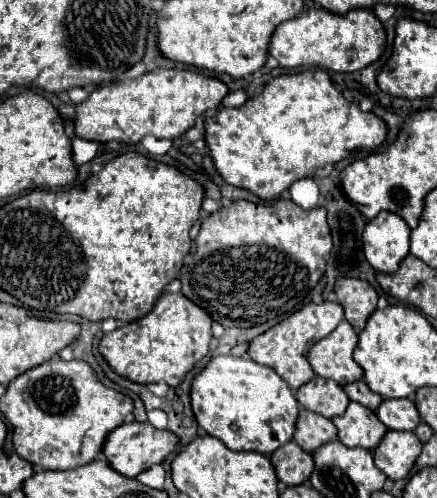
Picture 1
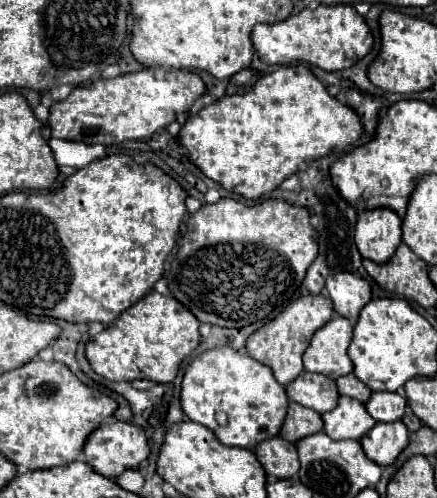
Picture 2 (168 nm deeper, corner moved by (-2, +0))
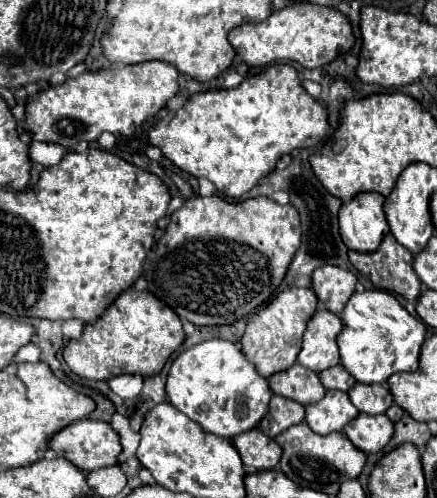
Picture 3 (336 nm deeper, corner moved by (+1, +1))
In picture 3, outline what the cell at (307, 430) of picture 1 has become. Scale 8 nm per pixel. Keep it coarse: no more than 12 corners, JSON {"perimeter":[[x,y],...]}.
{"perimeter":[[273,395],[259,423],[267,437],[305,421],[305,407]]}

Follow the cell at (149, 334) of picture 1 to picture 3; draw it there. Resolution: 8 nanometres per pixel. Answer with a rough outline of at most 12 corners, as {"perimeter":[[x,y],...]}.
{"perimeter":[[129,289],[63,357],[83,379],[157,375],[181,319]]}

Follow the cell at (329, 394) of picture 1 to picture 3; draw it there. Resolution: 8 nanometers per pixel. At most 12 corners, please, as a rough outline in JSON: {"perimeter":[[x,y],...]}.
{"perimeter":[[299,363],[269,377],[275,395],[301,405],[323,399],[319,375]]}

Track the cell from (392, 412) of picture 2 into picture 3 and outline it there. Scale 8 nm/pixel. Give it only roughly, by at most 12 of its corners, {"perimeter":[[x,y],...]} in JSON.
{"perimeter":[[357,383],[351,403],[367,415],[385,413],[393,395],[387,385]]}

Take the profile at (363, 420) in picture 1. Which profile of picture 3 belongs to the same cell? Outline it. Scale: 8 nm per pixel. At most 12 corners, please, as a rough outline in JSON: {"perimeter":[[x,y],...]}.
{"perimeter":[[327,391],[305,407],[319,435],[343,431],[359,411],[345,391]]}

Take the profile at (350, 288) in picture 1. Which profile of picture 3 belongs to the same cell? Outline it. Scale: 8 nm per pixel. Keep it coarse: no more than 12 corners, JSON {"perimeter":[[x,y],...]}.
{"perimeter":[[341,267],[313,271],[319,303],[341,315],[357,277]]}

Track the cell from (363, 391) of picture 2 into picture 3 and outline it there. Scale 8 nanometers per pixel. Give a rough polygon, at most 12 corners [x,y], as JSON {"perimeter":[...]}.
{"perimeter":[[341,365],[321,371],[327,389],[349,391],[357,383]]}

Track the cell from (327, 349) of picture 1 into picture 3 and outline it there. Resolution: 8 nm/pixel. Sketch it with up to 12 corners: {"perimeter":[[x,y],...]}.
{"perimeter":[[315,311],[297,363],[317,373],[339,365],[339,315]]}

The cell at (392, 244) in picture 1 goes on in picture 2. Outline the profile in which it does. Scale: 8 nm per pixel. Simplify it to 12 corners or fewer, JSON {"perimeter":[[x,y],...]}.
{"perimeter":[[390,208],[358,214],[358,252],[384,264],[402,242]]}

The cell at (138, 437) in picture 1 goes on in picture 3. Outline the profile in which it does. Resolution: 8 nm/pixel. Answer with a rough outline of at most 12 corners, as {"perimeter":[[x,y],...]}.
{"perimeter":[[81,419],[49,447],[95,471],[119,465],[119,433],[107,421]]}

